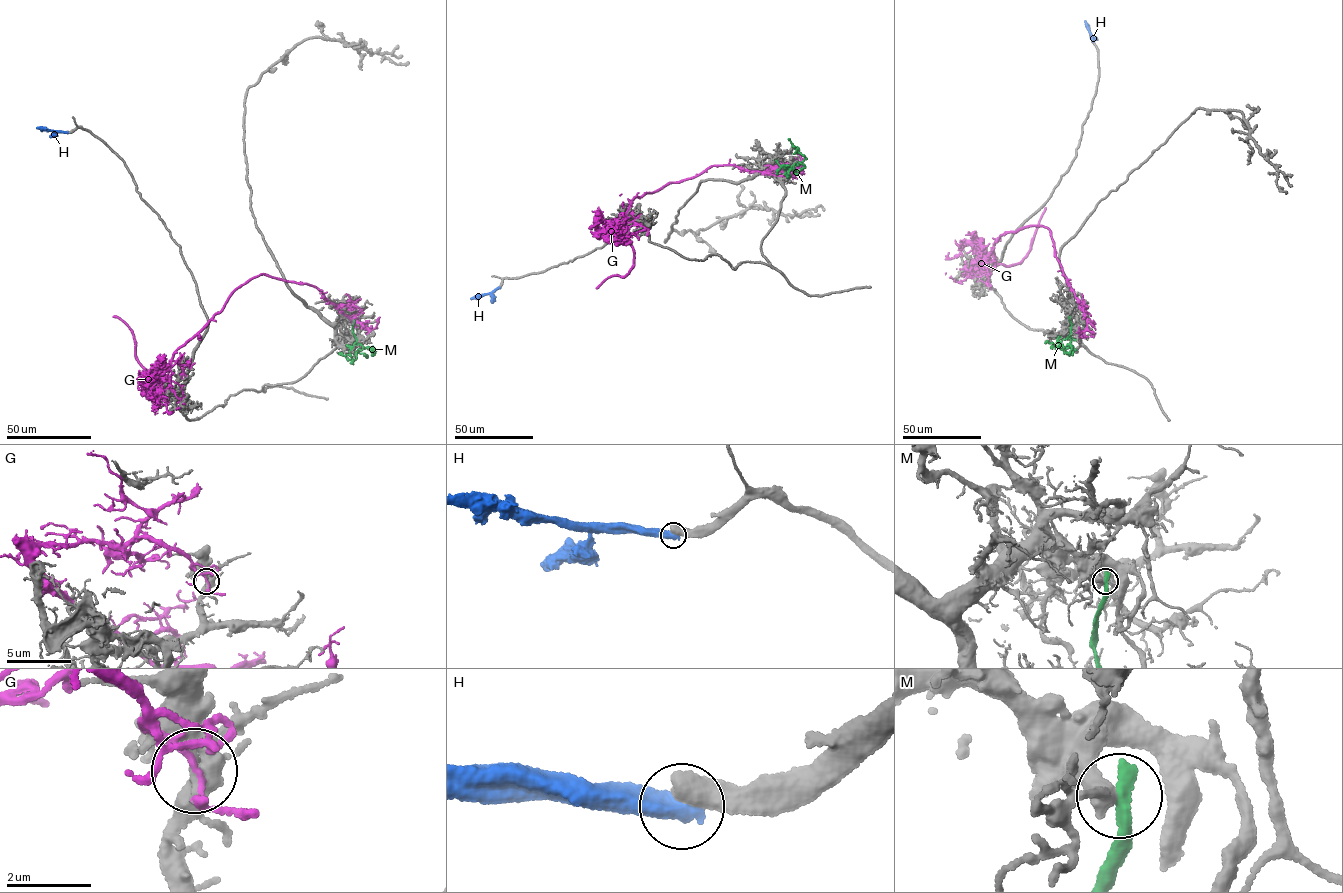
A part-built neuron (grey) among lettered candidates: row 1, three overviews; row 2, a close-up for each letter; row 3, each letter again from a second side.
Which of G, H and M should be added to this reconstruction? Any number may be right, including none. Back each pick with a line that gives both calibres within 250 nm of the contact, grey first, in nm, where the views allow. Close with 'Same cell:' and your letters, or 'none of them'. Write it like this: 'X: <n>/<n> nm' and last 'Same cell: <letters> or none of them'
Same cell: none of them

